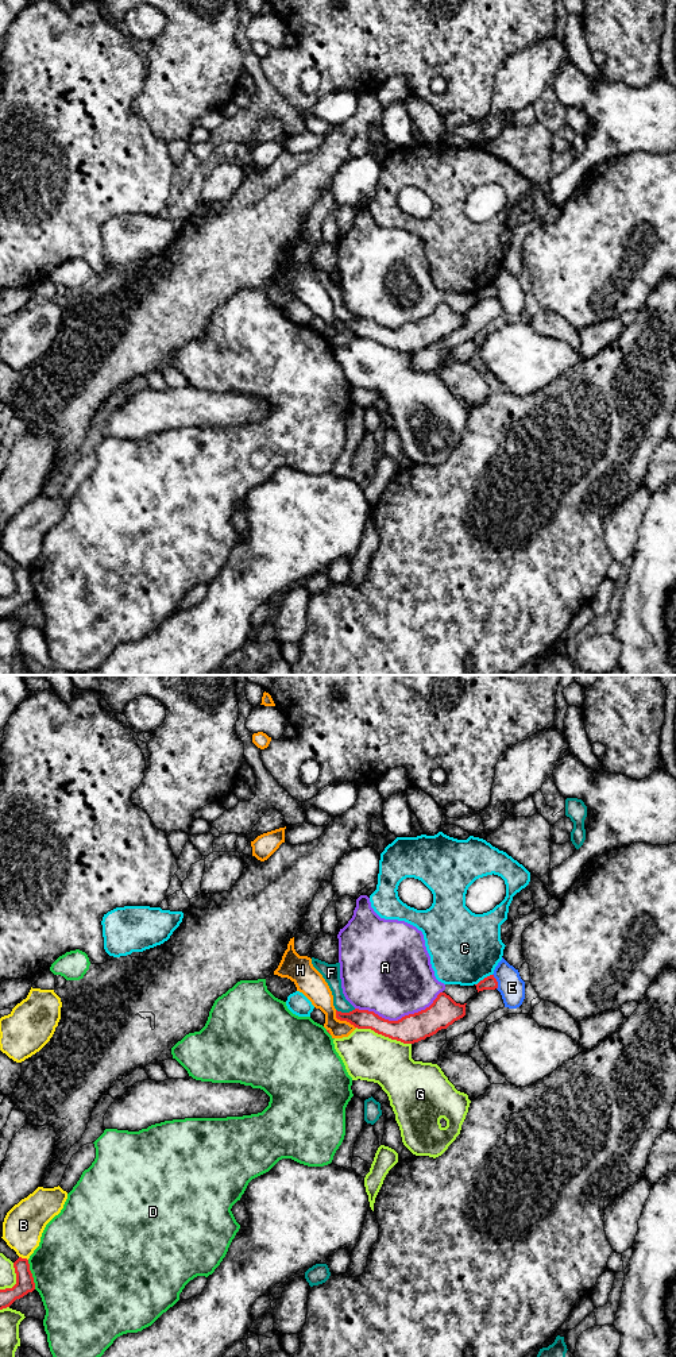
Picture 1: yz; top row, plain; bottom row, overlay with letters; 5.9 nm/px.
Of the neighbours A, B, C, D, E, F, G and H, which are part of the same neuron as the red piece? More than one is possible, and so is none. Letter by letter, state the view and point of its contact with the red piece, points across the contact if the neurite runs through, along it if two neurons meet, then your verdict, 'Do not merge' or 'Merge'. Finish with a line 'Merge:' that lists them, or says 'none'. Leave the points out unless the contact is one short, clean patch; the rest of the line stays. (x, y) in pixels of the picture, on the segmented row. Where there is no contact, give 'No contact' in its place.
A: Touches red at yz (398, 1020). Do not merge
B: Touches red at yz (23, 1259). Do not merge
C: Touches red at yz (485, 978). Do not merge
D: Touches red at yz (31, 1275). Do not merge
E: Touches red at yz (497, 982). Do not merge
F: Touches red at yz (346, 1013). Boundary: yz (355, 1009), (348, 1012), (336, 1010). Do not merge
G: Touches red at yz (383, 1034). Do not merge
H: Touches red at yz (343, 1020). Boundary: yz (335, 1010), (338, 1018), (348, 1021), (355, 1028). Do not merge
Merge: none

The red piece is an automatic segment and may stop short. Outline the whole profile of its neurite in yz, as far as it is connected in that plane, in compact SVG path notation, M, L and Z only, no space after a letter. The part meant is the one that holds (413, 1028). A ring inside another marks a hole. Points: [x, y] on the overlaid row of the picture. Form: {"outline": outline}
{"outline": "M440 992L433 1003L398 1021L389 1021L374 1011L355 1009L349 1013L336 1010L336 1018L347 1021L358 1029L371 1029L378 1034L403 1044L414 1044L447 1029L466 1015L466 1005L456 1003L445 992Z"}

